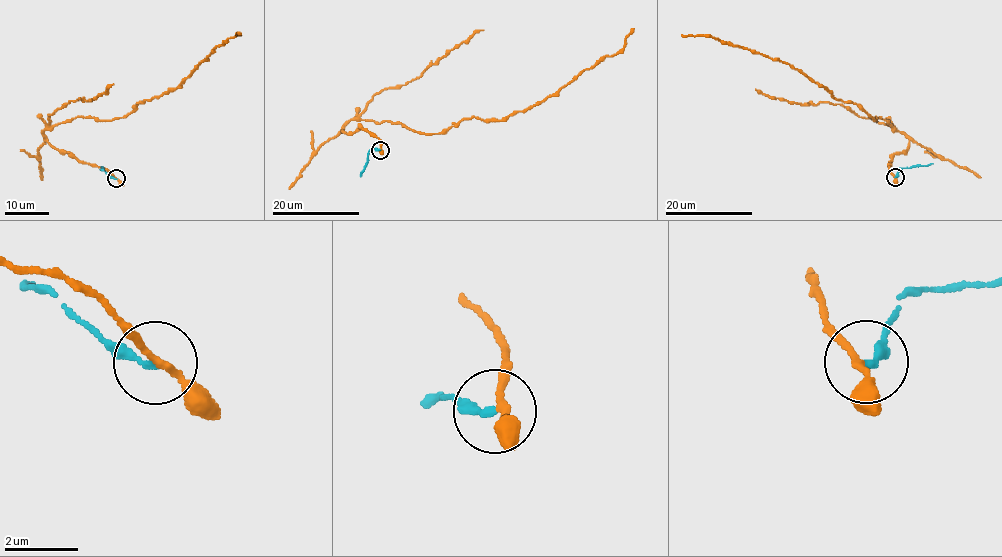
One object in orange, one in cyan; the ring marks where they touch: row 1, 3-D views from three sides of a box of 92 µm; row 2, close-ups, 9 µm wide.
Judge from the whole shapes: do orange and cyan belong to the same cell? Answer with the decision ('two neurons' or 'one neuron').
two neurons

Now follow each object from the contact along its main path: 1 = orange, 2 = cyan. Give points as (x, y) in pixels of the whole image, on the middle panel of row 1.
1: (380, 150), (365, 130), (344, 126), (383, 121), (441, 133), (464, 119), (503, 120), (617, 54), (634, 28)
2: (379, 150), (370, 150), (360, 176)

